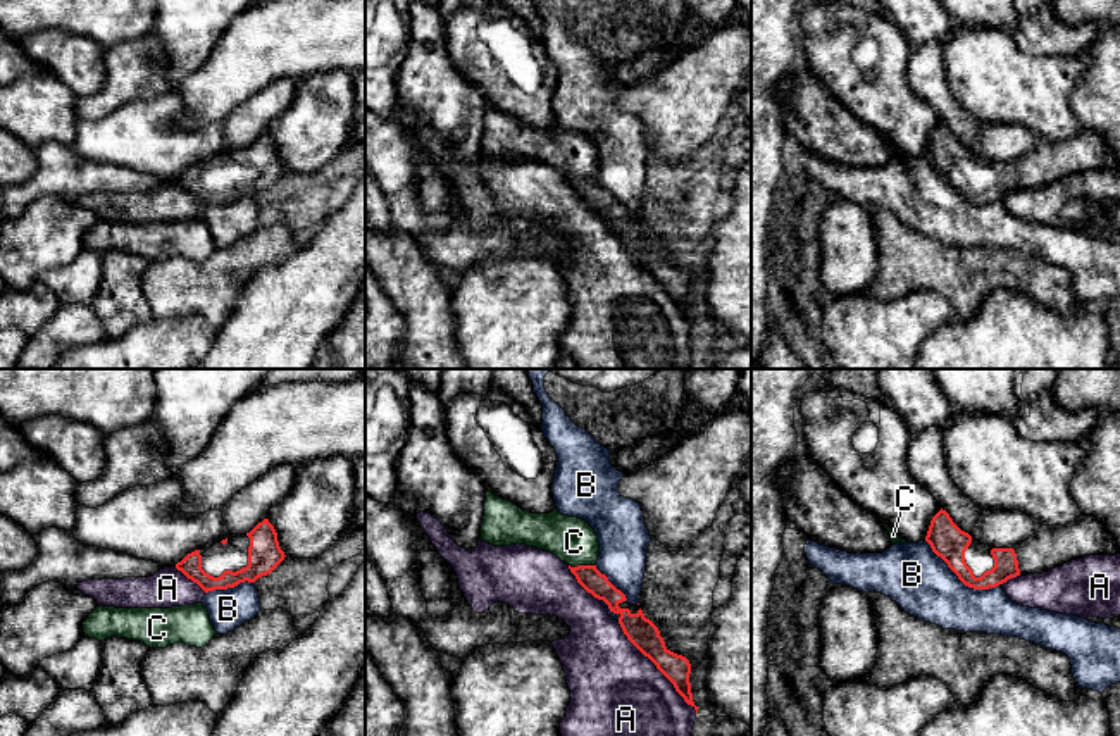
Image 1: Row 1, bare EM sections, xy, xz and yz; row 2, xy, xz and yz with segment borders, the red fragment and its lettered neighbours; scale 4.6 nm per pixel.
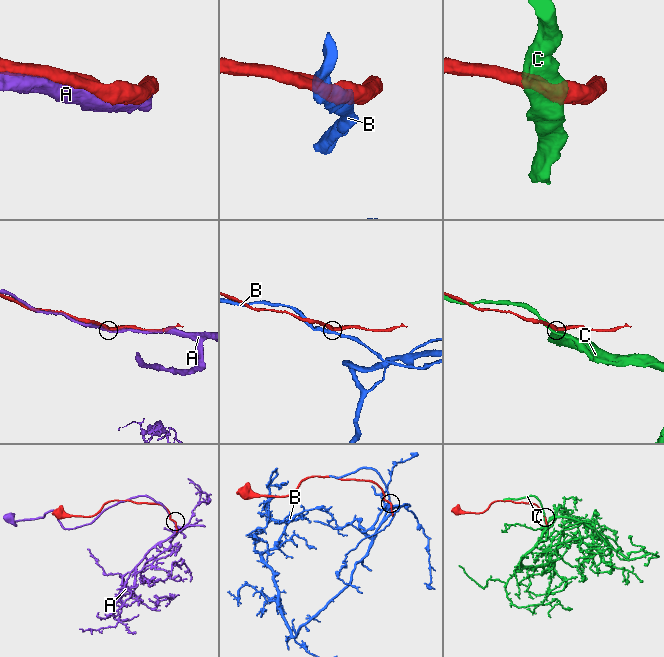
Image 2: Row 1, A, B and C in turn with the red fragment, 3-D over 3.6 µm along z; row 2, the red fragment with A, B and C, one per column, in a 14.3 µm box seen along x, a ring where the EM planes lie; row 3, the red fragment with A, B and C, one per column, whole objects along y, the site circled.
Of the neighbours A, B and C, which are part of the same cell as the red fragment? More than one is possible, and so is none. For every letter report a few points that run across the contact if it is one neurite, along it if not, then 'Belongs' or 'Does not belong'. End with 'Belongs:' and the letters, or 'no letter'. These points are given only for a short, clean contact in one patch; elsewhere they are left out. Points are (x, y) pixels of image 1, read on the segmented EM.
A: Does not belong
B: Does not belong
C: Does not belong
Belongs: no letter

